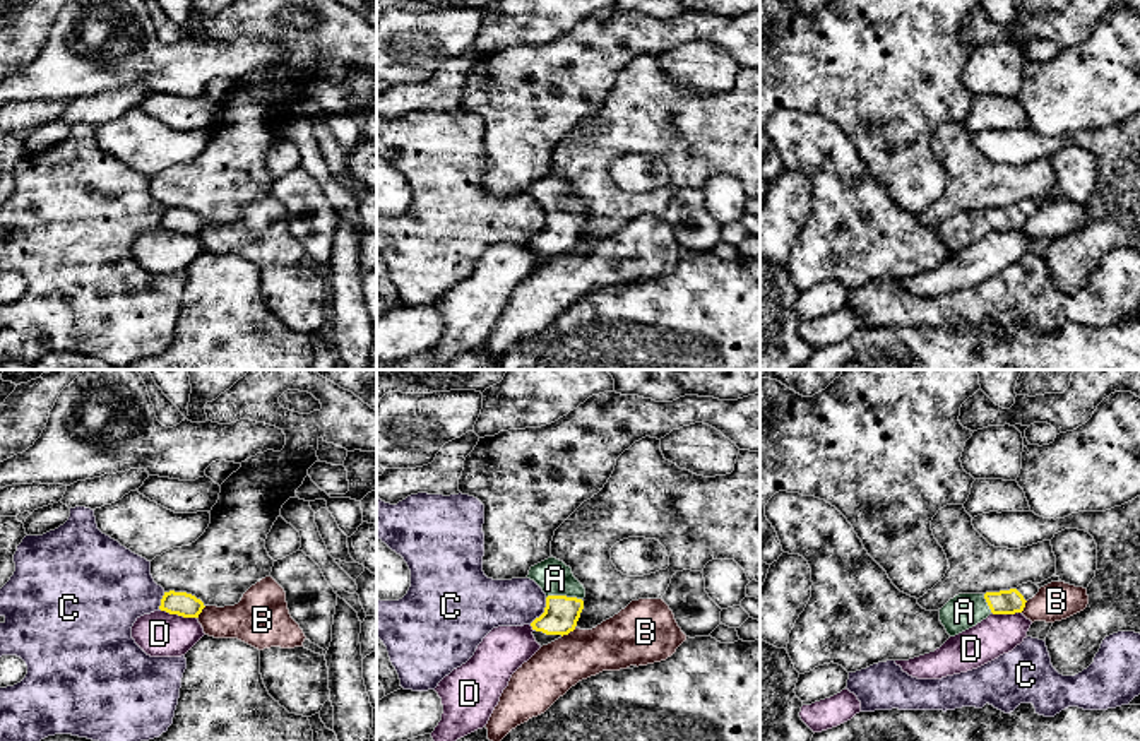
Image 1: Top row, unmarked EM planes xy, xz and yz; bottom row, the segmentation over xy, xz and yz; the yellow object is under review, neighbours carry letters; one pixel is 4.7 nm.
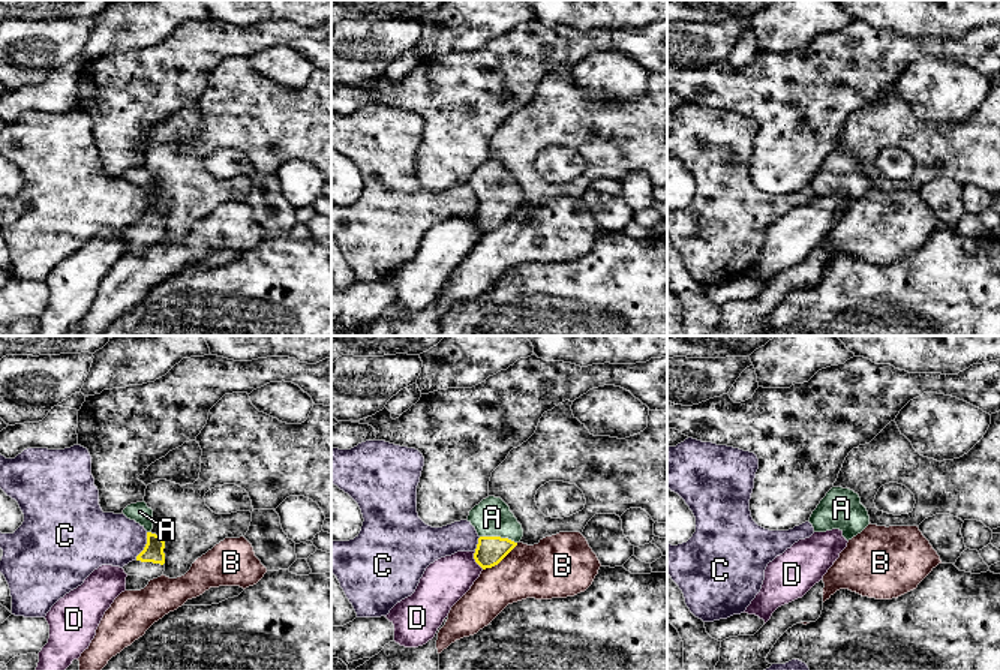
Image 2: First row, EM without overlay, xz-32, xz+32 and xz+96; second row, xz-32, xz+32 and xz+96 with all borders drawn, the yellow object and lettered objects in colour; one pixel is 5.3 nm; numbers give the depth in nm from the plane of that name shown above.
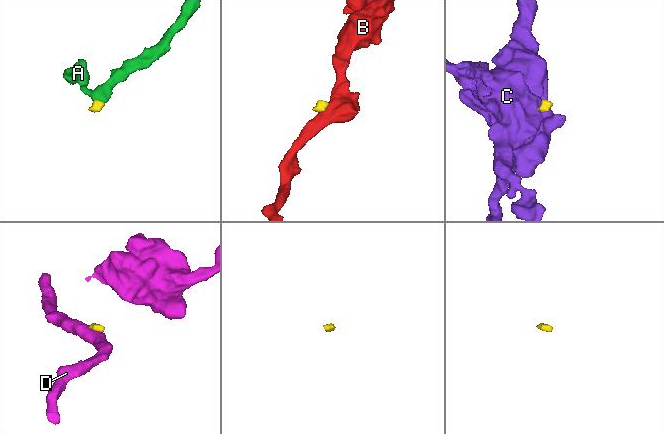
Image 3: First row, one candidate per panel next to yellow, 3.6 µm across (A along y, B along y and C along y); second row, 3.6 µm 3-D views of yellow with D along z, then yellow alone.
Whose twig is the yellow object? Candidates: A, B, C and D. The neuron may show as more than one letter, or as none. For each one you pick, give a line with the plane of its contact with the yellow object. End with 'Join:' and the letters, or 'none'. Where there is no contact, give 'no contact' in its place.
A: meets yellow in xz
Join: A

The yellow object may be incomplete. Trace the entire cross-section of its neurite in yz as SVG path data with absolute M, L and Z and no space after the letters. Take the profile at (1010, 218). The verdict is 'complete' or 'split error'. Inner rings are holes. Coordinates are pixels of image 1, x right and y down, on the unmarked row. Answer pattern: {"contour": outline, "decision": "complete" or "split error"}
{"contour": "M1051 193L1041 200L1022 200L1017 205L986 209L986 210L959 210L940 226L940 238L950 253L955 253L993 231L1022 229L1025 219L1032 216L1041 204L1061 199Z", "decision": "split error"}

